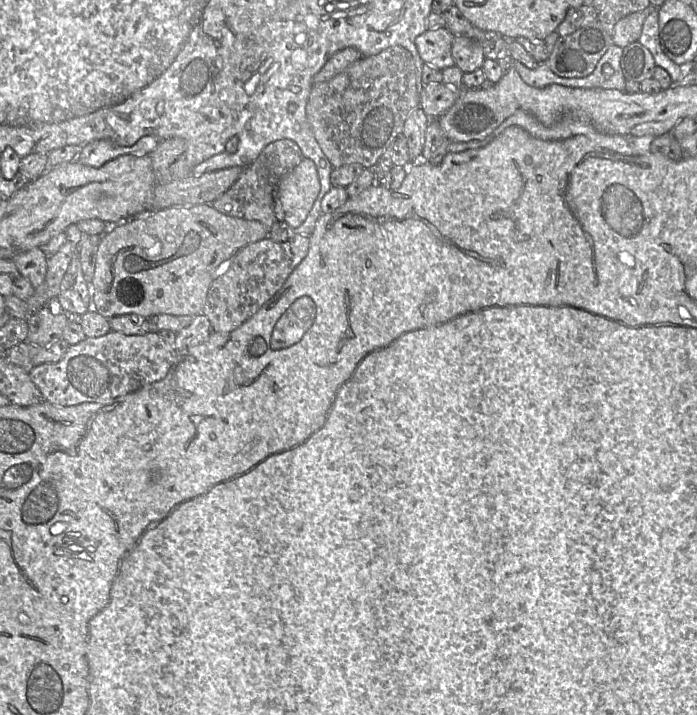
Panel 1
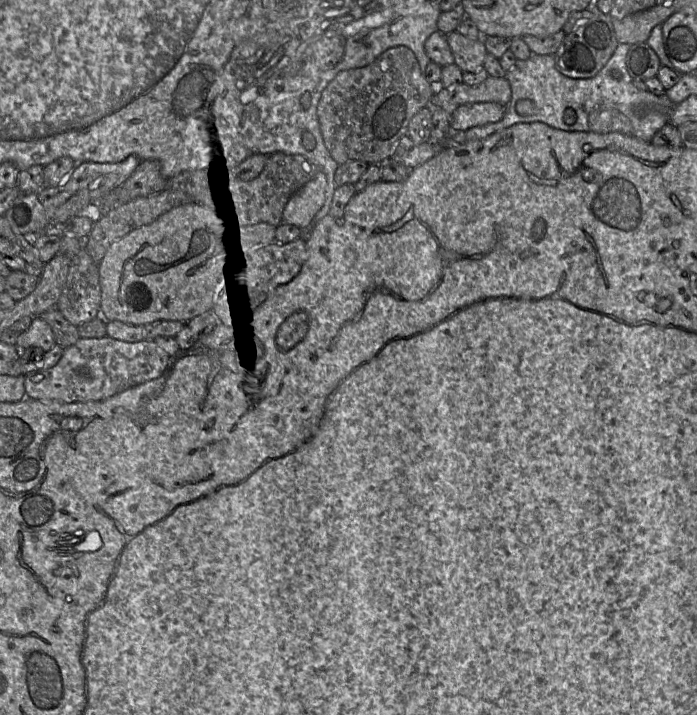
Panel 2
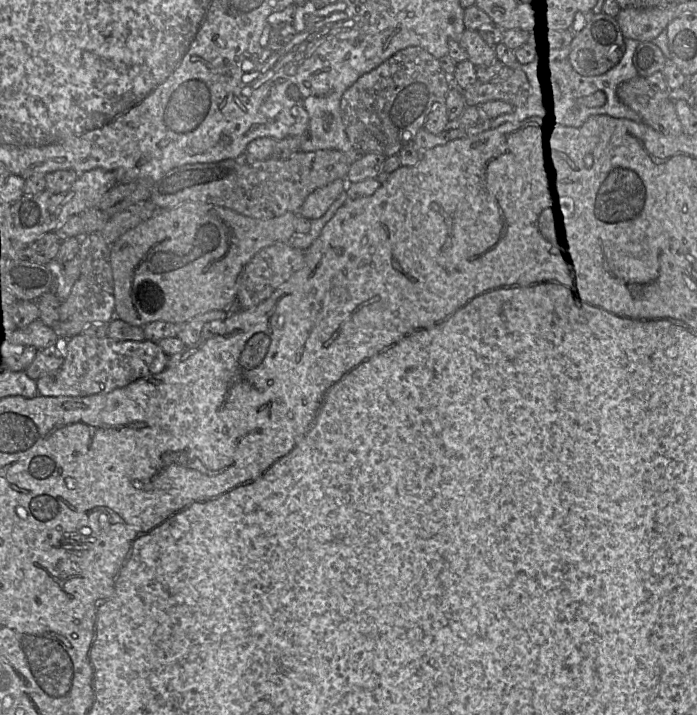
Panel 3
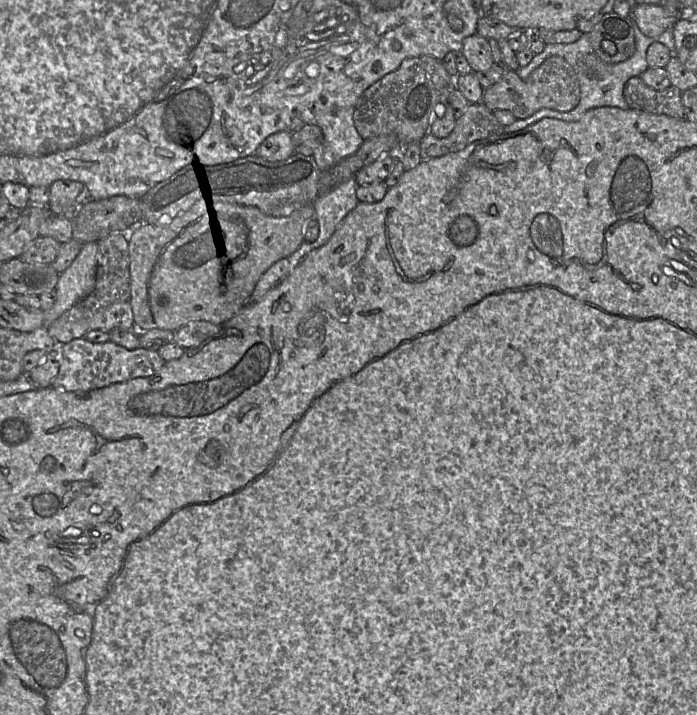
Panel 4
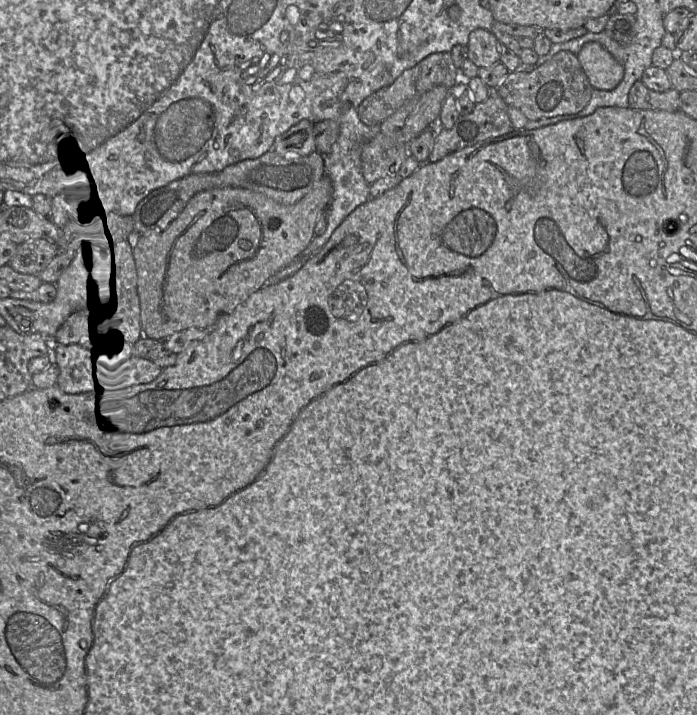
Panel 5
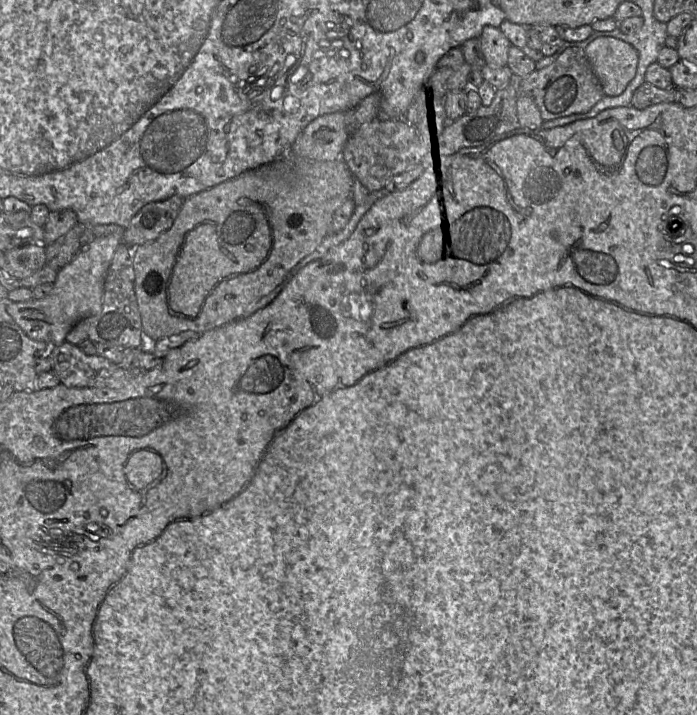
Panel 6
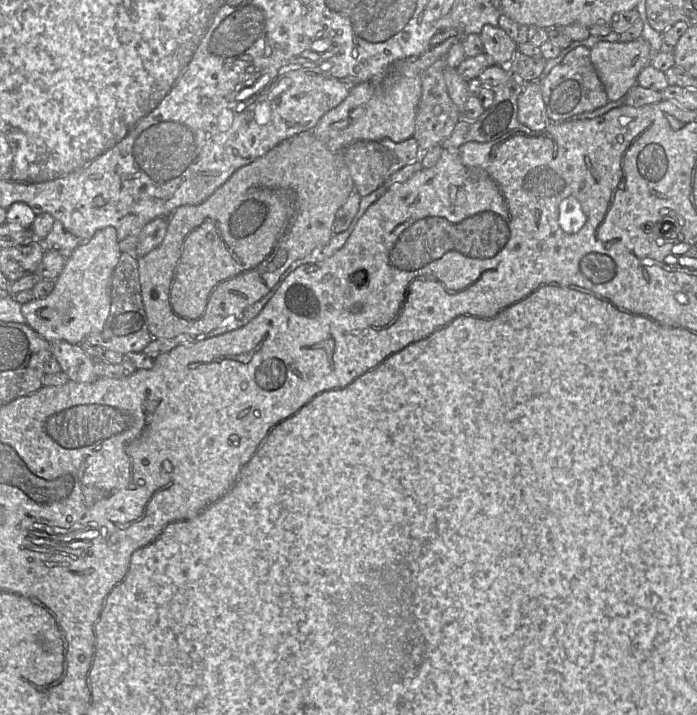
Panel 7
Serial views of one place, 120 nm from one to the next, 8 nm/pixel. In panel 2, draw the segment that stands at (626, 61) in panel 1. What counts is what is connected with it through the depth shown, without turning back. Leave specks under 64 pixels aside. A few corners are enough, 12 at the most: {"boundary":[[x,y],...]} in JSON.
{"boundary":[[646,42],[630,45],[626,67],[632,78],[656,77],[659,57]]}

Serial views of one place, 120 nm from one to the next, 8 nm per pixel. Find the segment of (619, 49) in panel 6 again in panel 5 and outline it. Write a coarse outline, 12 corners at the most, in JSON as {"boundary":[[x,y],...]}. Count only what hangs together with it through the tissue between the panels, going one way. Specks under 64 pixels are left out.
{"boundary":[[598,42],[577,58],[594,89],[613,90],[623,66]]}

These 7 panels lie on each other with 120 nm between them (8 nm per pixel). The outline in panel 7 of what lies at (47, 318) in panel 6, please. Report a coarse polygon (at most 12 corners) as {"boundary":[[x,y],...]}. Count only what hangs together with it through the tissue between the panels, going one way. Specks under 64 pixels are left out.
{"boundary":[[114,227],[67,257],[52,292],[21,304],[48,342],[81,344],[109,316]]}

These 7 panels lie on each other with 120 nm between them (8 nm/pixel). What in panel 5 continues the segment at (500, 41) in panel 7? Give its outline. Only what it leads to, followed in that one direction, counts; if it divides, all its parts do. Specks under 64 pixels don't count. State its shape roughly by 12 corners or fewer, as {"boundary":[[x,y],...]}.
{"boundary":[[484,29],[469,35],[468,59],[478,68],[500,61],[499,42]]}

